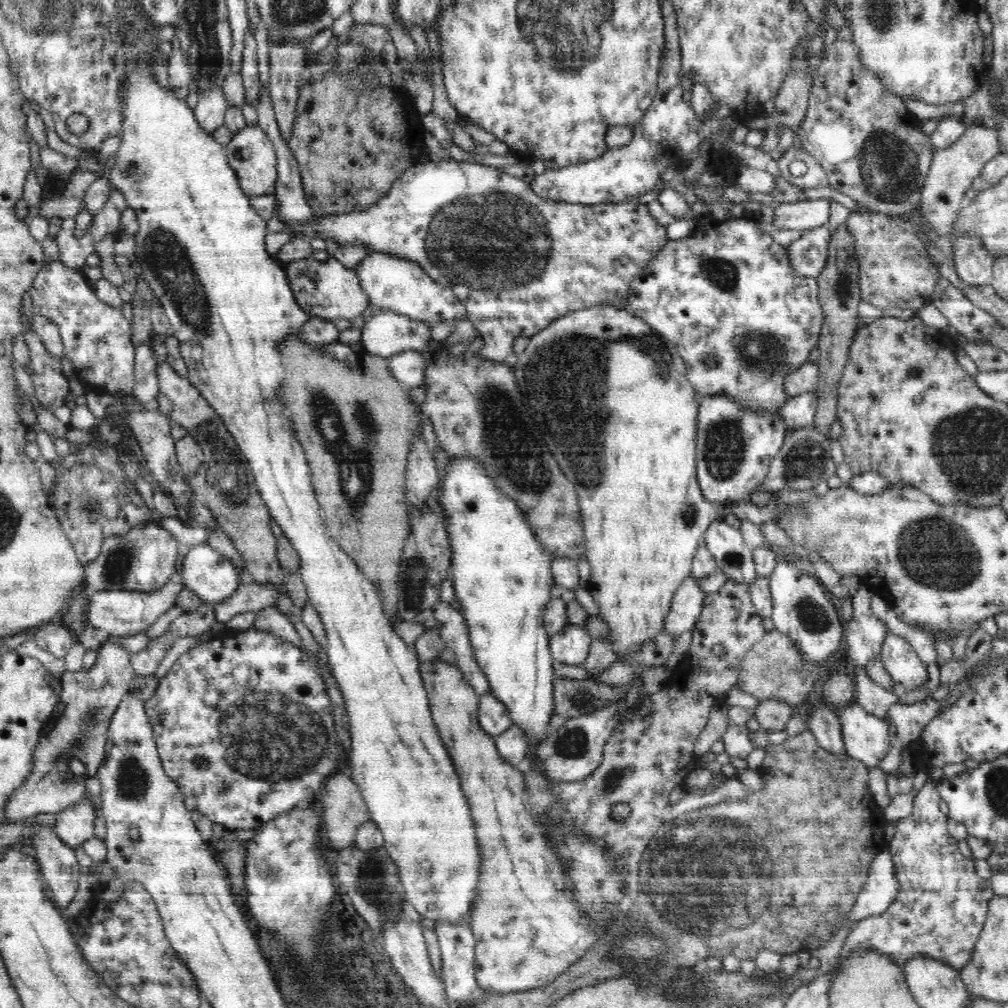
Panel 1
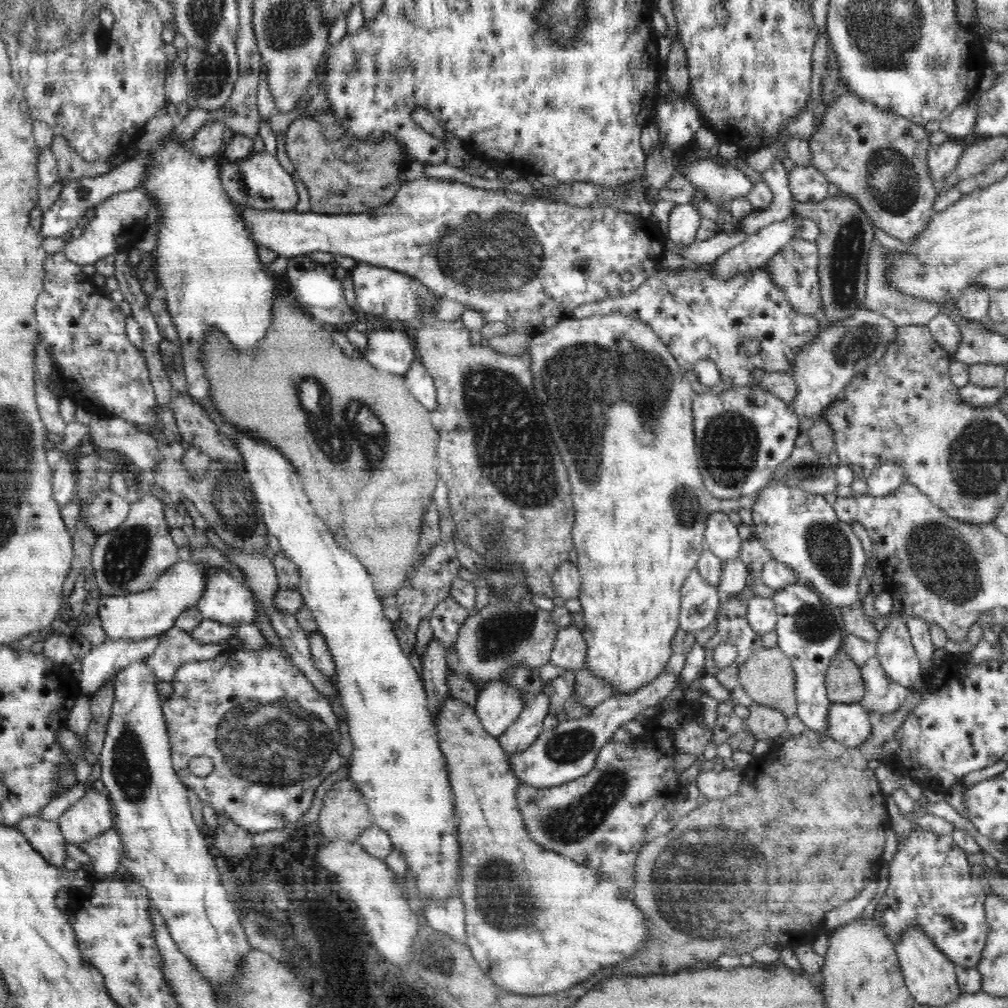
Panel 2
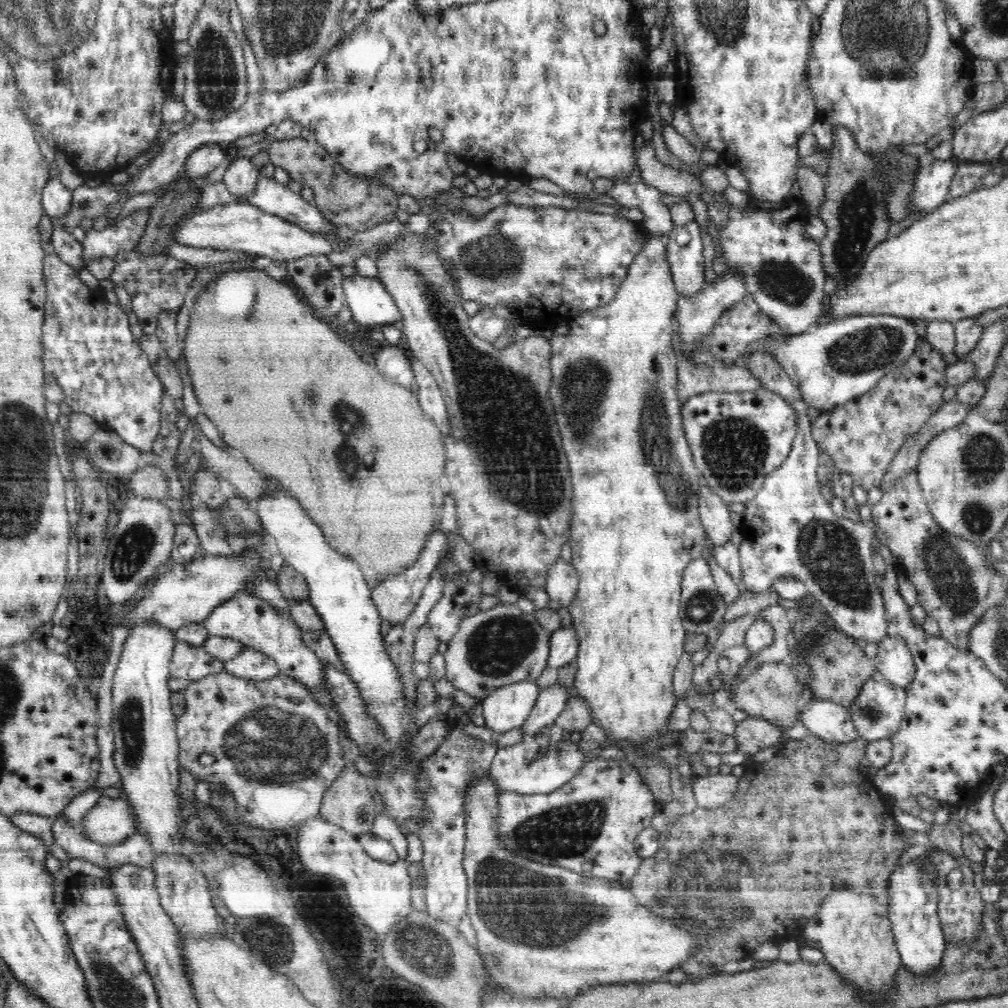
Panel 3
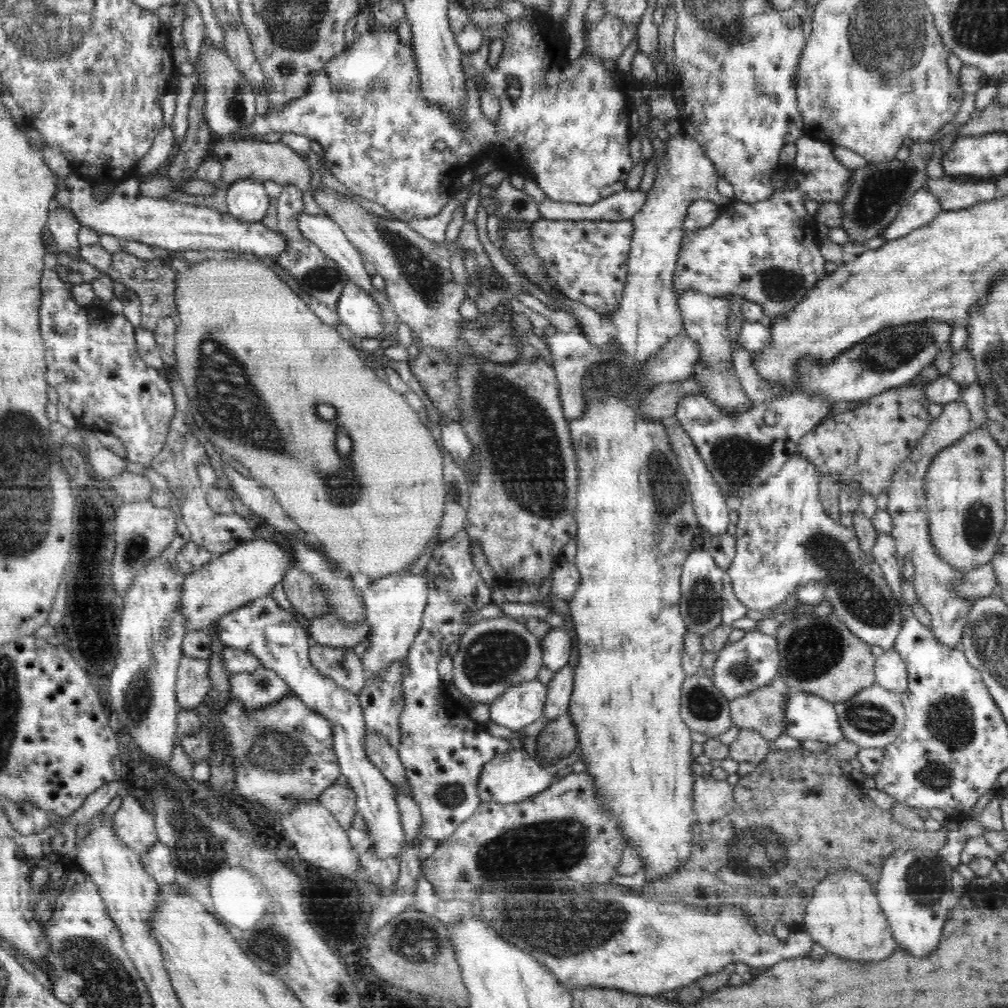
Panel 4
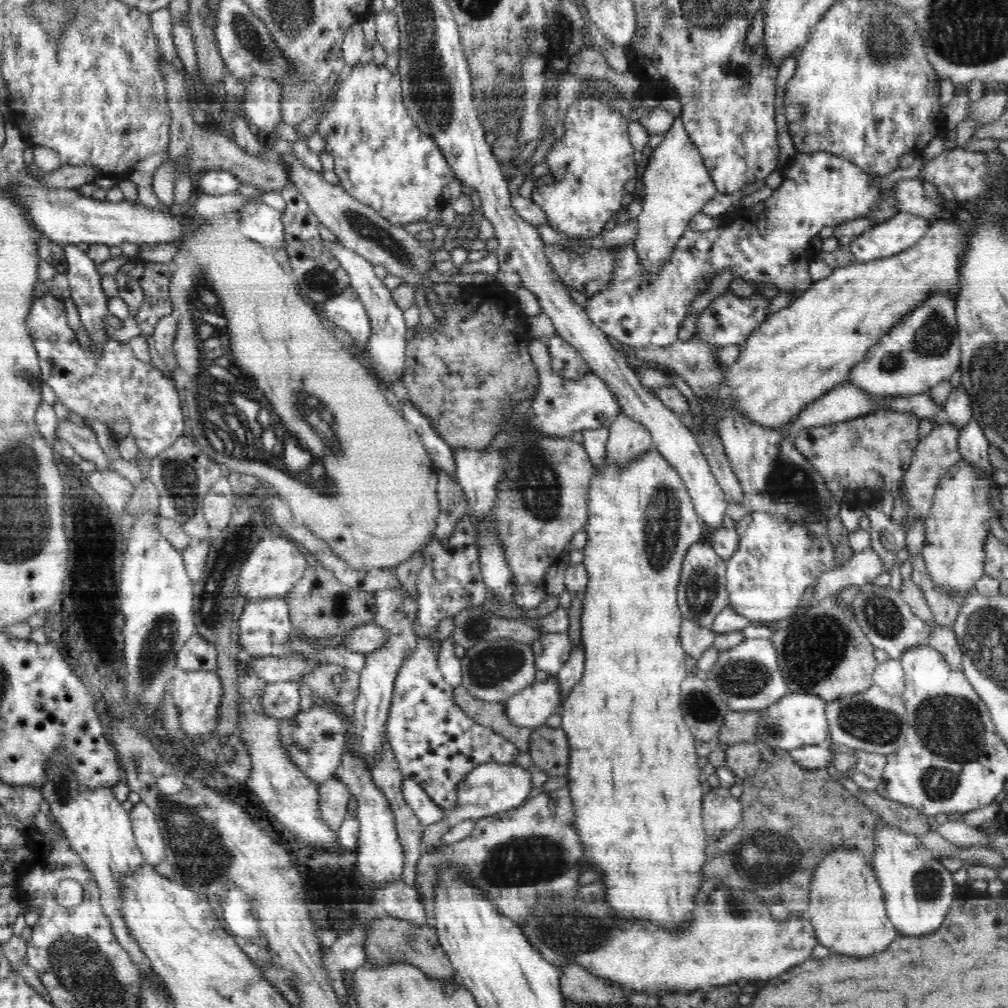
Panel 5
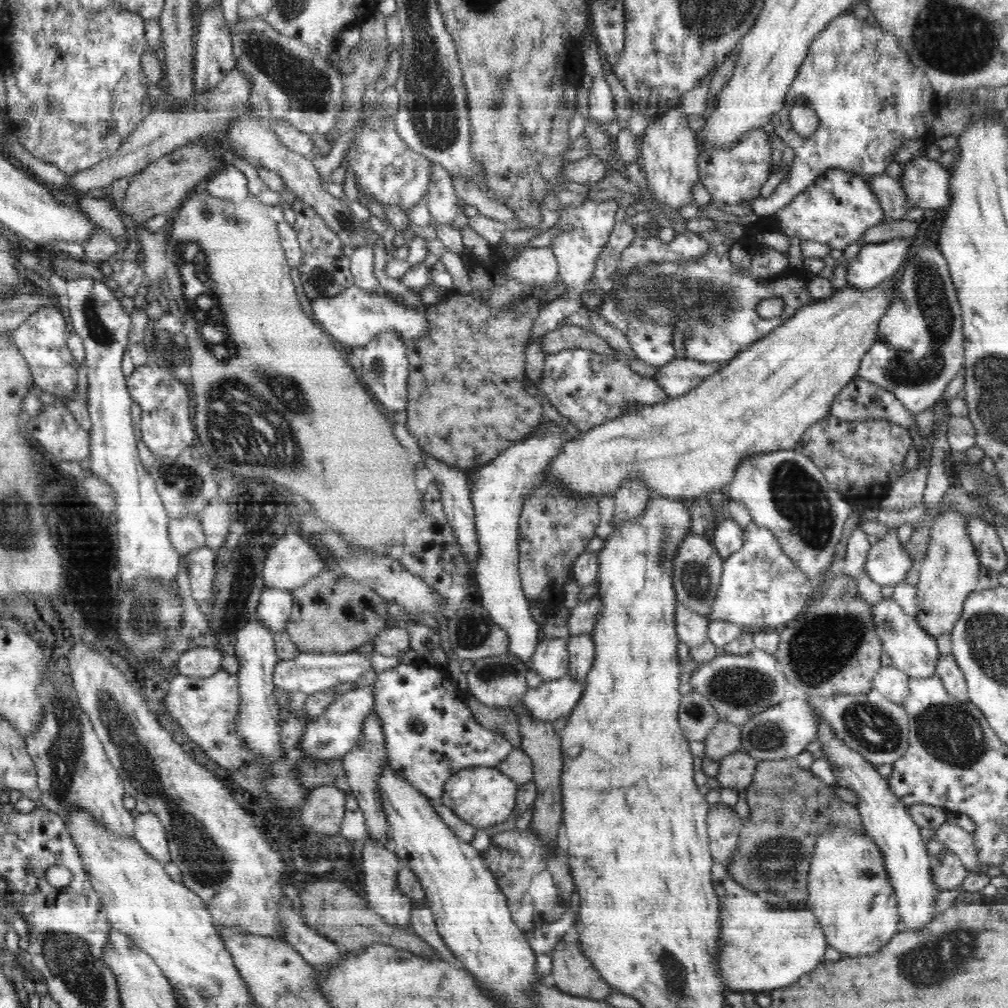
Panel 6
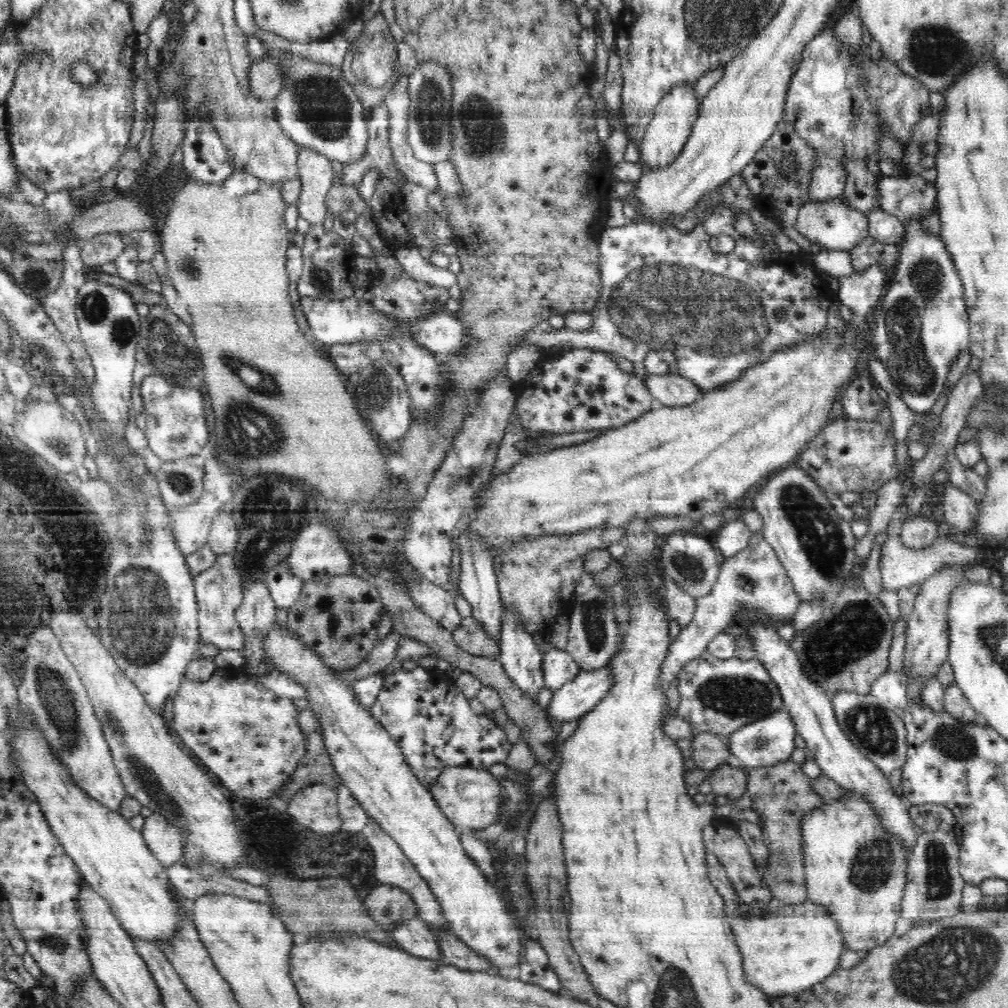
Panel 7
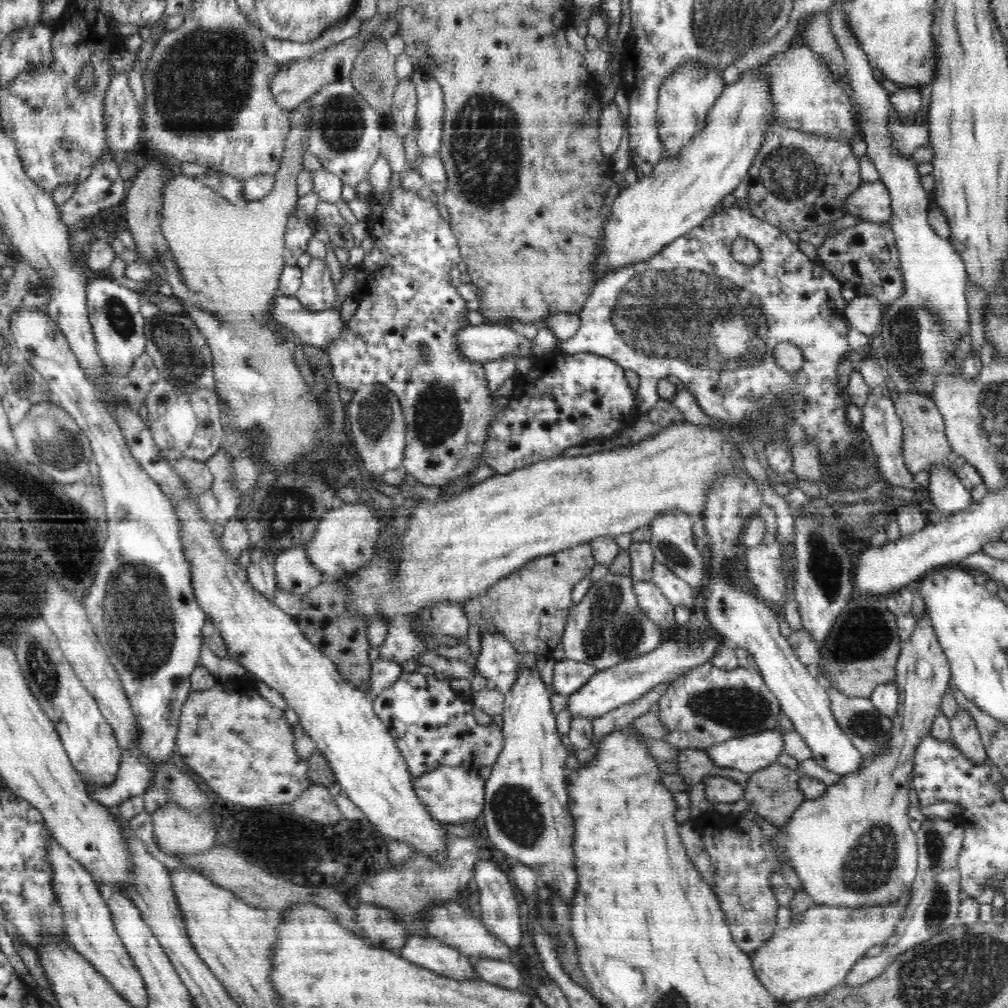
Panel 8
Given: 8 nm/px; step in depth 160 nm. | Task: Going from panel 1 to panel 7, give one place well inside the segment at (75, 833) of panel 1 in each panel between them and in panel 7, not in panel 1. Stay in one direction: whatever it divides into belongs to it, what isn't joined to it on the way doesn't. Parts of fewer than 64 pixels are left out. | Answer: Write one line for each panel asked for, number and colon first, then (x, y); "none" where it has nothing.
2: (93, 814)
3: (111, 821)
4: (133, 825)
5: (150, 839)
6: (150, 833)
7: (167, 842)

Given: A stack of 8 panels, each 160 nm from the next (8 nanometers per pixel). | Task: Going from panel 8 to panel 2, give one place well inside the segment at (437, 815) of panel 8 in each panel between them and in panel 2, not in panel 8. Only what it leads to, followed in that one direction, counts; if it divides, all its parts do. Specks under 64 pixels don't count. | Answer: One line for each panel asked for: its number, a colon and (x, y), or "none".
2: (569, 751)
3: (534, 765)
4: (513, 777)
5: (491, 788)
6: (482, 796)
7: (470, 798)

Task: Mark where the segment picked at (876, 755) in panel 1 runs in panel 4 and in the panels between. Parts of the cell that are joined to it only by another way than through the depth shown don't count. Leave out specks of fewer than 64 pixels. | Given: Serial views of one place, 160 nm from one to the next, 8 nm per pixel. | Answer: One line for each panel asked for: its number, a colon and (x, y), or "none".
2: (849, 724)
3: (832, 722)
4: (807, 716)

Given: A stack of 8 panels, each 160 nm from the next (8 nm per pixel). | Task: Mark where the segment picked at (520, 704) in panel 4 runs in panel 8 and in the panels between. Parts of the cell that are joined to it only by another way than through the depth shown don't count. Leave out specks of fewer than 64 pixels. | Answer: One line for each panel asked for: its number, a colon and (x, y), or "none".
5: (531, 707)
6: (553, 699)
7: (582, 694)
8: (610, 688)

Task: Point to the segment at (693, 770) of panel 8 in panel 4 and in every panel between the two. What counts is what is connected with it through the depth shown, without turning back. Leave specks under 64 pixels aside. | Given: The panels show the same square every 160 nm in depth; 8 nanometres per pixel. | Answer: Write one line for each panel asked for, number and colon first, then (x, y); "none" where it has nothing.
4: (762, 710)
5: (738, 727)
6: (725, 738)
7: (710, 751)

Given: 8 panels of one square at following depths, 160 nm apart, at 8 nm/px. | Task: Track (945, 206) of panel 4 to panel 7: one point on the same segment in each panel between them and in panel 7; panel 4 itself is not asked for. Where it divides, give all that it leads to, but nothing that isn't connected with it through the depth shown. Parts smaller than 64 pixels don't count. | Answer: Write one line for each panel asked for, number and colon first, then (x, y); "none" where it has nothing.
5: (910, 198)
6: (890, 191)
7: (860, 193)

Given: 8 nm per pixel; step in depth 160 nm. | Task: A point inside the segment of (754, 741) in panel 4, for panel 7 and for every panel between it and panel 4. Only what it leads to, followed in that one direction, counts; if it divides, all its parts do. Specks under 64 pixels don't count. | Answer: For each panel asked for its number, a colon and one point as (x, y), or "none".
5: (743, 759)
6: (737, 769)
7: (729, 781)

